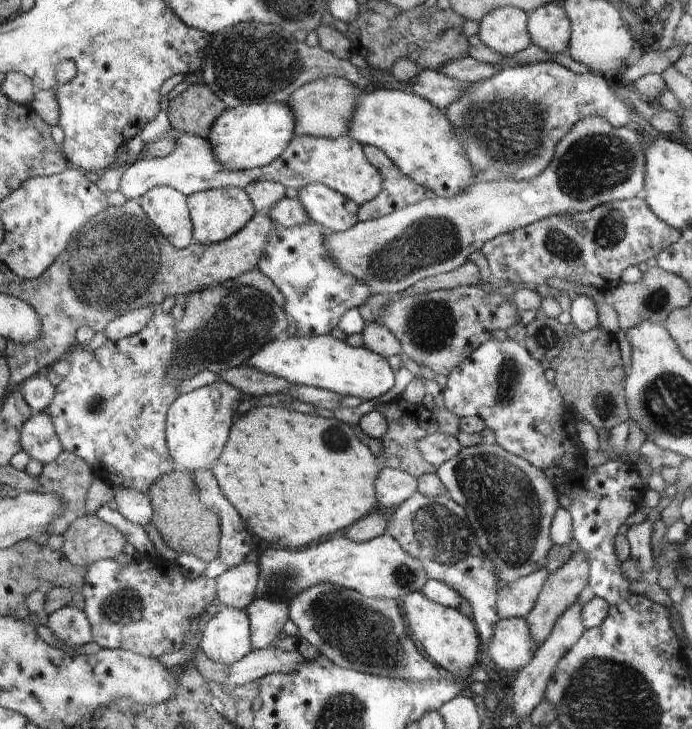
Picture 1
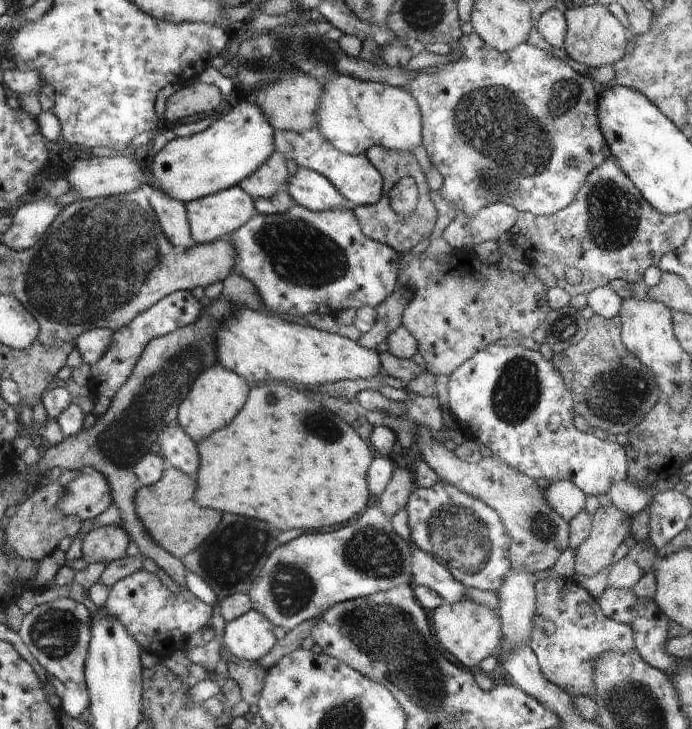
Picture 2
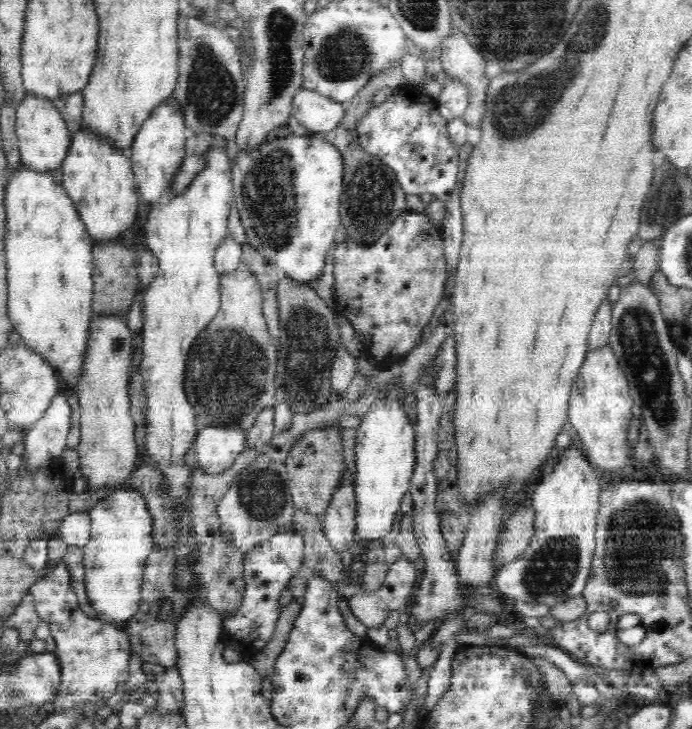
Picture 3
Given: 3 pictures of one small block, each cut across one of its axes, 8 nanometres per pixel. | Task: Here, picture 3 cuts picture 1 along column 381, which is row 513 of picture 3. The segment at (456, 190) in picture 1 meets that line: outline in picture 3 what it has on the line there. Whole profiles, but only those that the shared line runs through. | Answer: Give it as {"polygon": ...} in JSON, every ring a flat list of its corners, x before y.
{"polygon":[[128,484,126,488,114,490,108,498,102,498,96,508,90,510,90,518,92,536,86,548,82,548,88,598,102,622,128,622,140,610,146,560,154,548,154,516,150,514,148,500]]}

